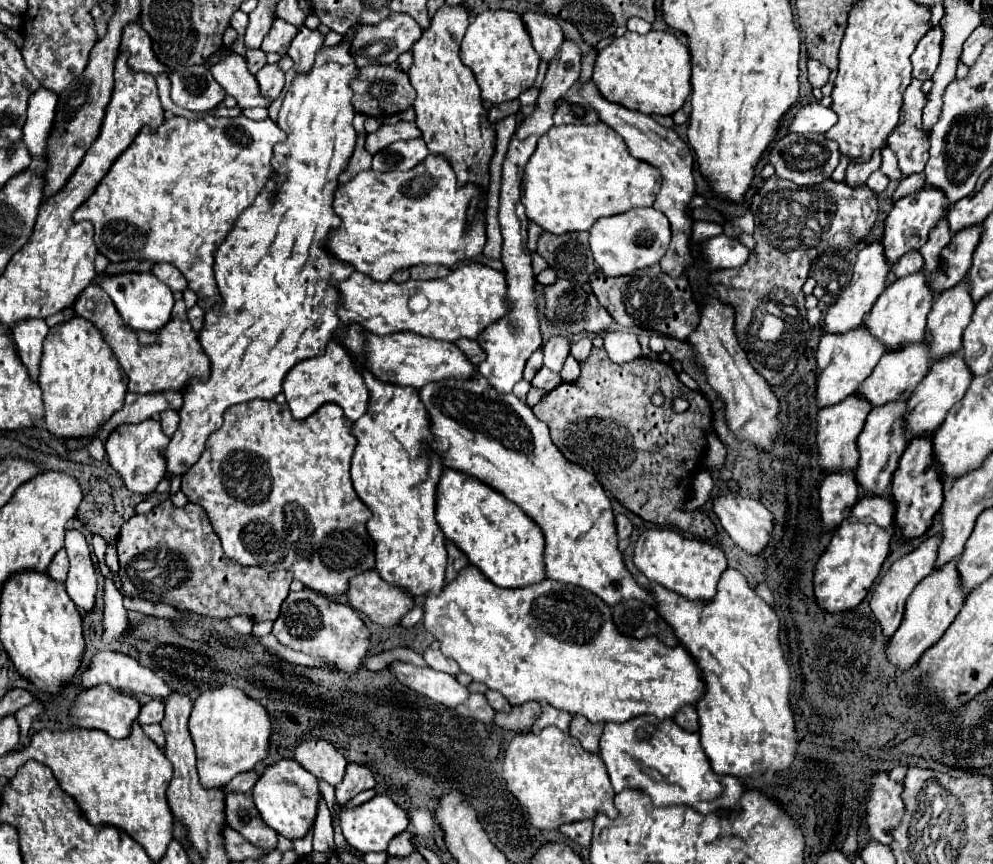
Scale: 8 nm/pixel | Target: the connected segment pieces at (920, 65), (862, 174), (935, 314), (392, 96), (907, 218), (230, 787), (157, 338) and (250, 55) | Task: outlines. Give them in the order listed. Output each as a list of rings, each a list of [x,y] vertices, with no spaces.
[[[936,25],[918,43],[916,51],[912,53],[912,65],[914,65],[912,75],[916,79],[926,81],[938,69],[940,55],[942,55],[942,39],[944,39],[944,29],[942,29],[942,25]]]
[[[874,151],[870,163],[860,163],[860,165],[848,165],[846,169],[846,183],[850,187],[860,187],[868,181],[870,173],[878,171],[880,169],[880,163],[882,163],[882,157],[880,157],[880,151]]]
[[[962,279],[948,291],[942,291],[934,301],[928,315],[926,335],[932,345],[932,361],[938,361],[950,353],[962,349],[964,329],[970,325],[974,313],[974,299],[970,297],[970,283]]]
[[[406,53],[406,55],[402,55],[402,59],[398,59],[398,63],[392,63],[386,67],[368,65],[368,67],[360,69],[360,79],[356,79],[352,83],[354,109],[358,113],[370,115],[370,117],[386,117],[386,115],[396,115],[400,111],[404,111],[406,107],[410,107],[416,99],[414,87],[408,81],[410,65],[412,65],[412,55]]]
[[[924,185],[918,193],[910,193],[902,199],[898,199],[894,203],[894,209],[890,211],[888,219],[886,219],[886,227],[884,227],[884,247],[888,251],[888,261],[890,265],[898,261],[898,257],[902,257],[904,253],[922,247],[928,241],[930,231],[948,217],[948,209],[950,209],[950,201],[946,197],[946,193],[938,187],[932,185]]]
[[[246,771],[246,773],[236,775],[226,787],[222,787],[224,797],[226,797],[228,793],[246,793],[246,791],[250,791],[250,789],[254,787],[254,783],[258,781],[258,777],[260,777],[258,771]]]
[[[98,285],[86,287],[74,307],[74,313],[92,321],[104,335],[106,343],[112,347],[116,359],[126,371],[130,383],[128,391],[132,393],[158,393],[158,391],[182,391],[192,379],[208,381],[210,379],[210,359],[204,353],[198,335],[194,333],[188,321],[170,319],[162,331],[146,333],[126,327],[106,291]]]
[[[258,49],[258,51],[246,51],[246,63],[252,75],[256,75],[264,65],[266,65],[266,55]]]

